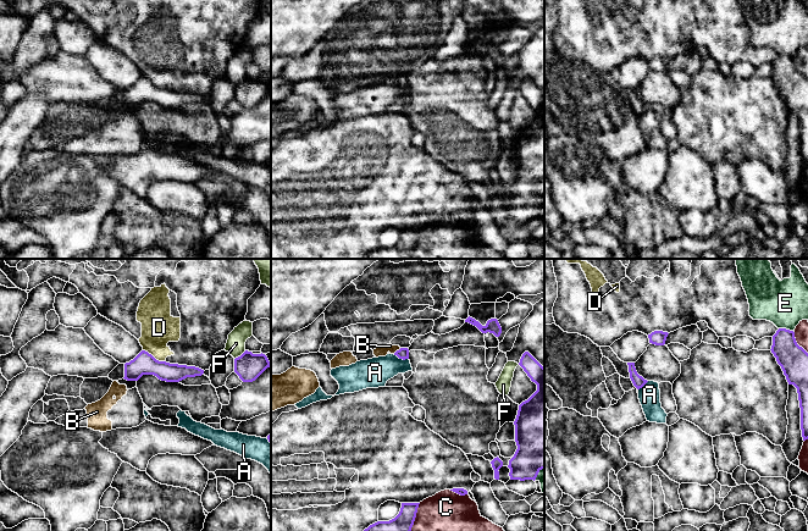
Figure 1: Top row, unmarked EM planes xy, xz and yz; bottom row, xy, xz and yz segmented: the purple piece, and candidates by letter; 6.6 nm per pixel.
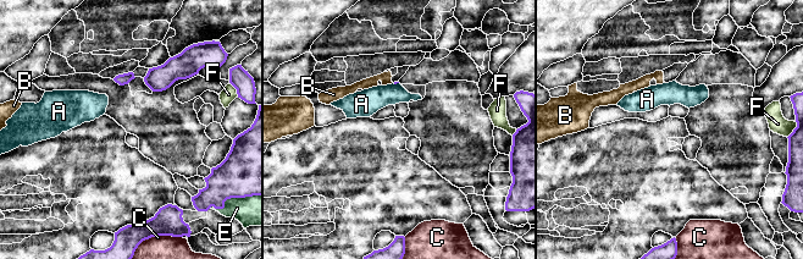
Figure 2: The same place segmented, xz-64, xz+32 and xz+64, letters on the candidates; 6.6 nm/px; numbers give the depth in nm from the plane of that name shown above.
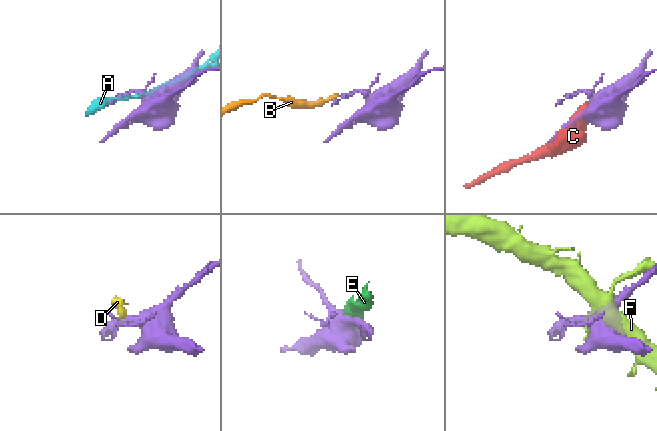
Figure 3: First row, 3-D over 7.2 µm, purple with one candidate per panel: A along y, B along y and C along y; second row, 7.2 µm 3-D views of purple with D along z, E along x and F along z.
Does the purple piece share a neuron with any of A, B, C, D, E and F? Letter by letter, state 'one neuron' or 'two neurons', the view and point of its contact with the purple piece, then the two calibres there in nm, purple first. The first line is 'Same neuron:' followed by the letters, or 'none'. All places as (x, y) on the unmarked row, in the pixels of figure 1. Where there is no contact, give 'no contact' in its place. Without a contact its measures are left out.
Same neuron: none
A: two neurons; contact xz (400, 84); calibres 80 and 200 nm
B: two neurons; contact xz (397, 77); calibres 80 and 60 nm
C: two neurons; contact yz (796, 70); calibres 190 and 100 nm
D: two neurons; contact xy (153, 83); calibres 140 and 220 nm
E: two neurons; contact yz (785, 55); calibres 190 and 300 nm
F: two neurons; contact xy (241, 82); calibres 180 and 130 nm

